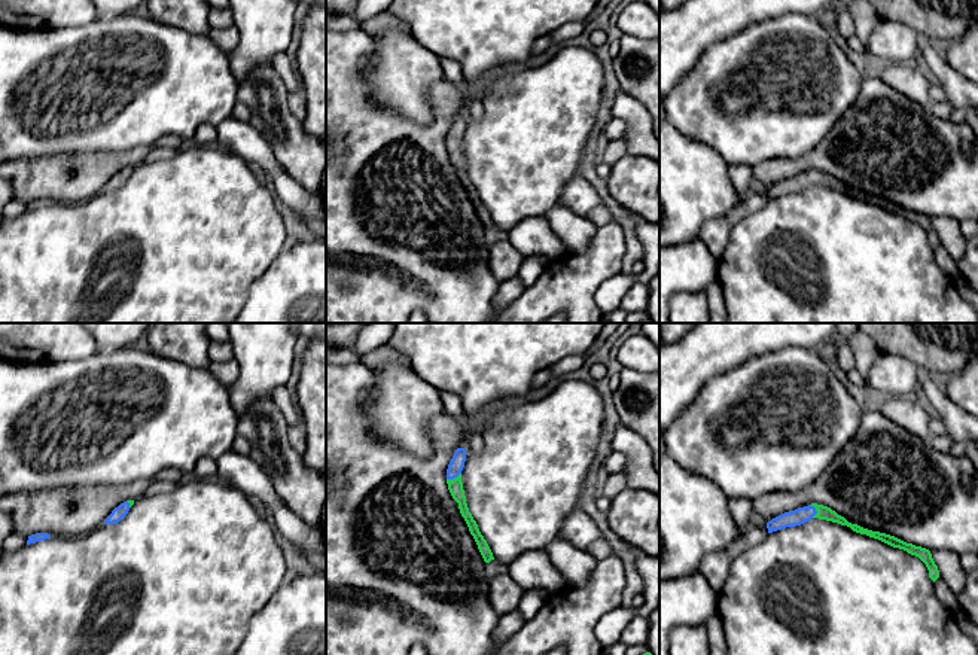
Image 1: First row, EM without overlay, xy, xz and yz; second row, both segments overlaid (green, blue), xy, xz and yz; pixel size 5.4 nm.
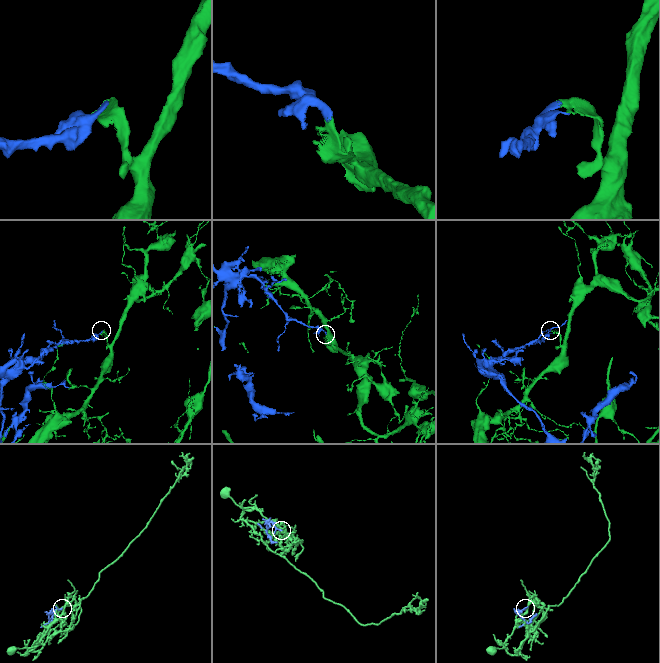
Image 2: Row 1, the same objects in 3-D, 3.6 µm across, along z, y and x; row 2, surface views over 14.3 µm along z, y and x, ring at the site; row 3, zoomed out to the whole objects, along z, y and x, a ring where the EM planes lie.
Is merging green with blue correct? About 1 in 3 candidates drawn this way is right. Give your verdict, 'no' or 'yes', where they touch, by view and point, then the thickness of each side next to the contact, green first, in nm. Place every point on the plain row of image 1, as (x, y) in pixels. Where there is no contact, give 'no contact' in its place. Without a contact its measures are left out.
no | xz (454, 145) | 80/80 nm

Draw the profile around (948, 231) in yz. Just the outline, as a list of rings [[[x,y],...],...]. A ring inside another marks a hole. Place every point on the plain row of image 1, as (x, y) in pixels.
[[[935,216],[930,220],[950,256],[960,262],[965,256],[966,240],[960,232],[959,220],[948,216]]]

